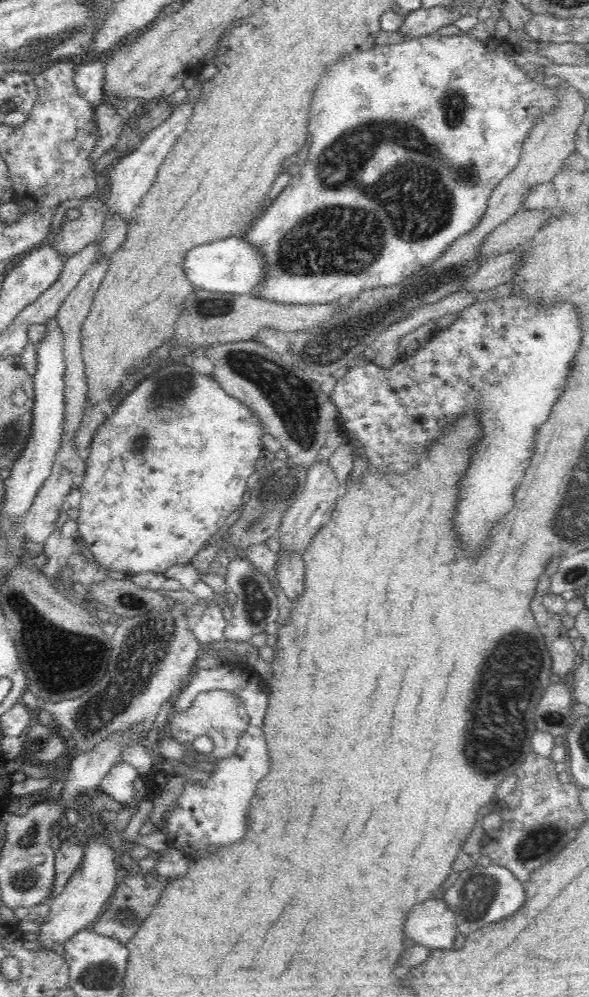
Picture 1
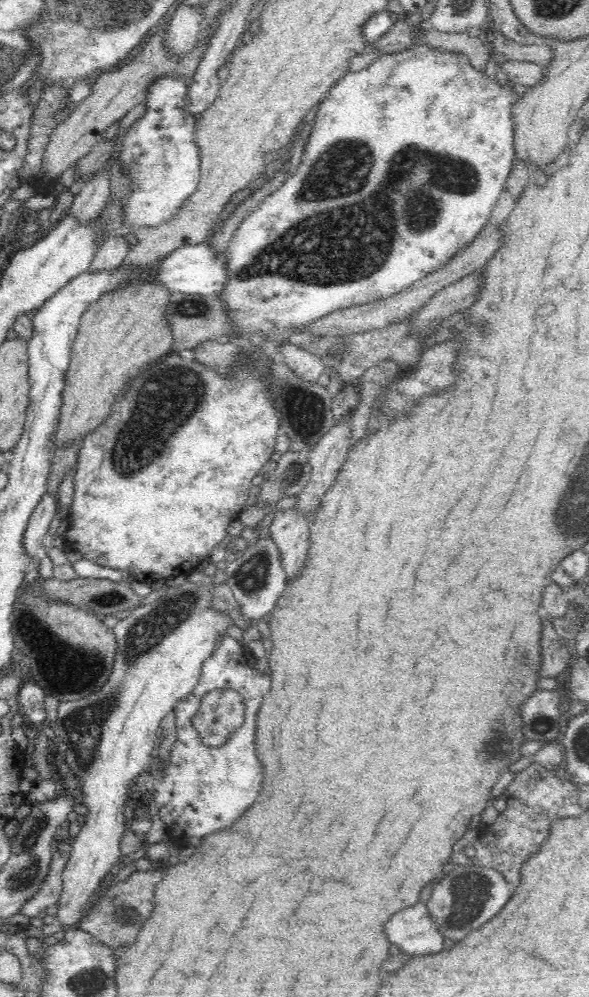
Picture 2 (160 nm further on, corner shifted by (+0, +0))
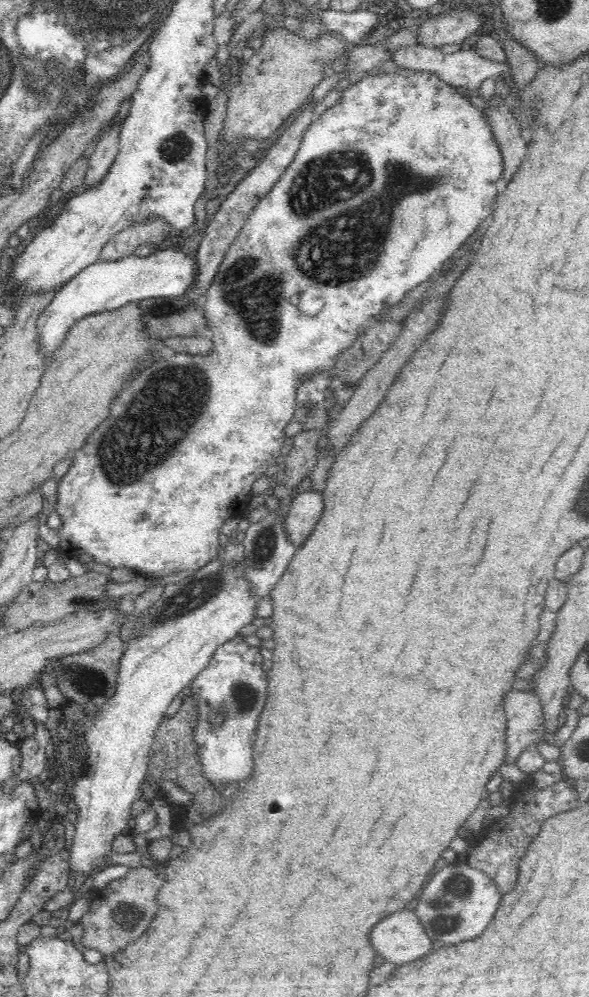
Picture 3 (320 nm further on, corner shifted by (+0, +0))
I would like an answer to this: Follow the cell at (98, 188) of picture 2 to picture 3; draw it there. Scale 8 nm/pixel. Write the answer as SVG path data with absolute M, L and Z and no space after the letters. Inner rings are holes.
M114 122L106 126L97 138L97 144L88 160L84 183L90 187L96 186L108 174L119 151L118 140L121 136L121 123Z

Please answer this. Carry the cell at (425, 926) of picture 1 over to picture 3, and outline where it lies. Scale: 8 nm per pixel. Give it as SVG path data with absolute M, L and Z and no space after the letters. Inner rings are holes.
M406 909L386 916L372 928L370 942L374 950L392 964L408 964L434 950L414 910Z

